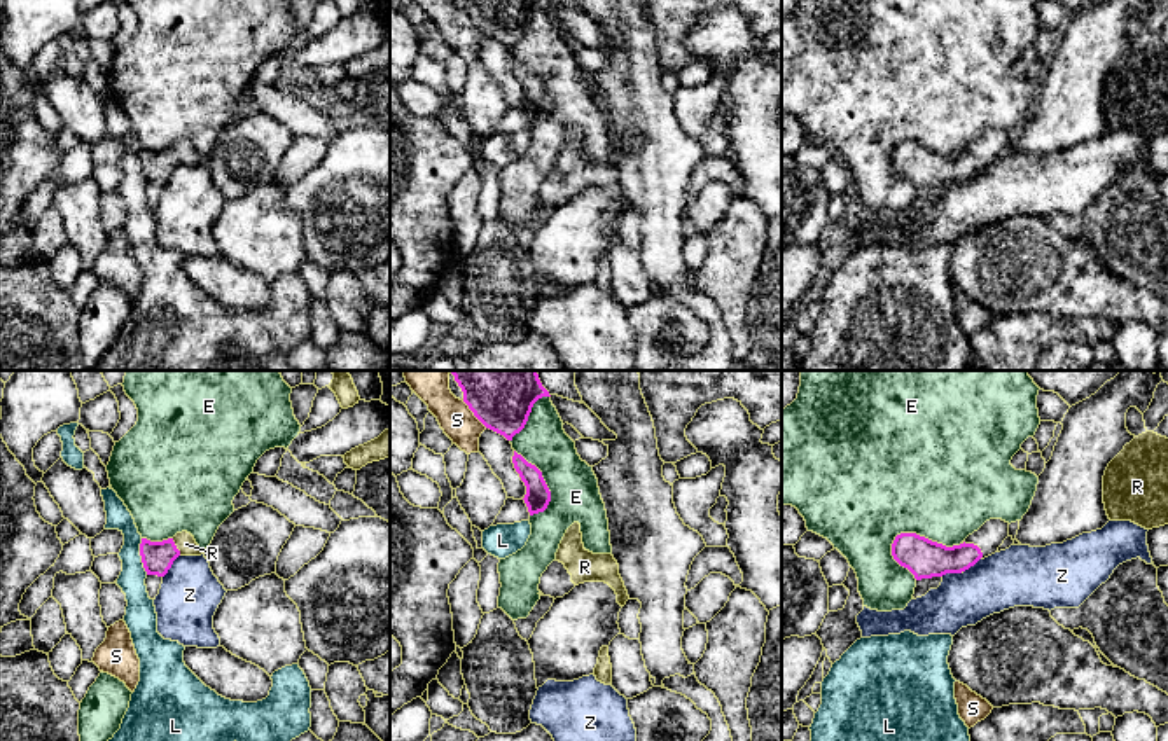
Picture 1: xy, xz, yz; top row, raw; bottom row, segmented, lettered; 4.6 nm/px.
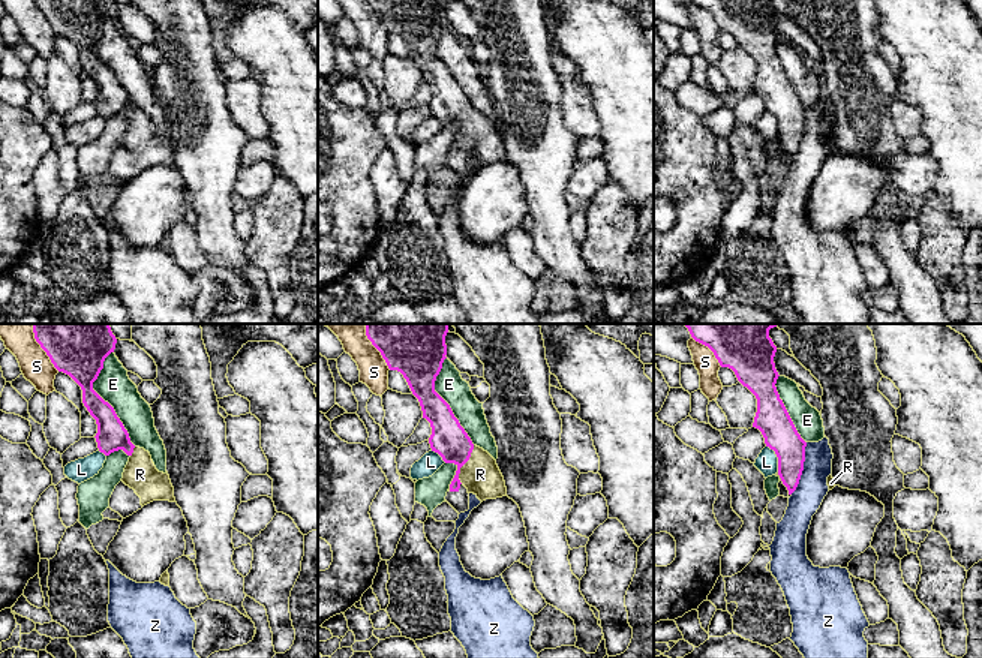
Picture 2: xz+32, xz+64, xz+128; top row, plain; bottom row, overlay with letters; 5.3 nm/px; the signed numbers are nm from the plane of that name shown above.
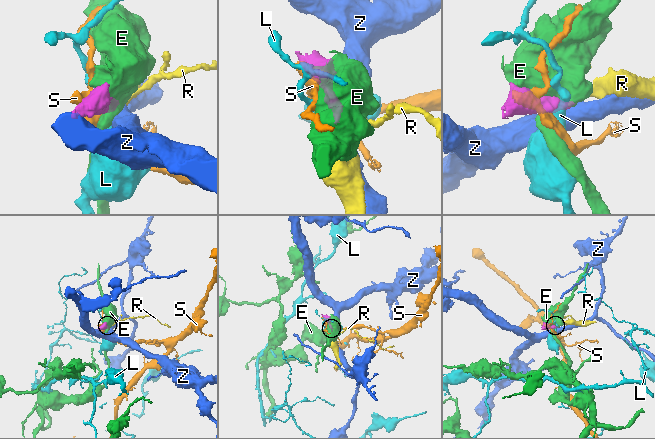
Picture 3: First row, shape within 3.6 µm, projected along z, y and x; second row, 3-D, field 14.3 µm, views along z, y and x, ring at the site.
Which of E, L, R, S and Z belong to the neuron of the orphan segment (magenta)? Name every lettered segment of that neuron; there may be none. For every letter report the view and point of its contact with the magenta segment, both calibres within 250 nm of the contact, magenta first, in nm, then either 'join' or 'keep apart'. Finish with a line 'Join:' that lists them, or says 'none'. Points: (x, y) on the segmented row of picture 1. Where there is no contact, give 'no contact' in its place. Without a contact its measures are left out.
E: yz (918, 535) | 180/500 nm | keep apart
L: xy (140, 554) | 140/130 nm | keep apart
R: xy (175, 547) | 140/90 nm | join
S: xz (474, 415) | 360/170 nm | keep apart
Z: xy (170, 567) | 140/280 nm | keep apart
Join: R

